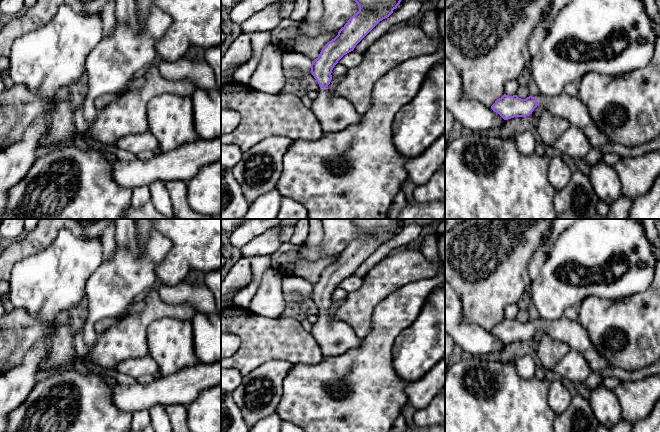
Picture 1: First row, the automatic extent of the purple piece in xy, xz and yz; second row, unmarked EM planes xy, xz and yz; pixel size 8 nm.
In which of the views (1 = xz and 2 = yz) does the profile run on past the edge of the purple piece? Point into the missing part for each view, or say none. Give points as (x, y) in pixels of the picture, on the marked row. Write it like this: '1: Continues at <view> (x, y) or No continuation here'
1: Continues at xz (334, 113)
2: Continues at yz (572, 109)

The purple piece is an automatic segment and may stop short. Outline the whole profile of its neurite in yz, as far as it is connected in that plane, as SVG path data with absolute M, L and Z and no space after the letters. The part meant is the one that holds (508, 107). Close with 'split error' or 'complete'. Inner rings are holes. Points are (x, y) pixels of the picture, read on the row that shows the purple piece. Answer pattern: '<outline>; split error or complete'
M566 93L557 96L539 94L536 98L529 96L521 99L517 95L504 94L497 99L491 109L504 120L514 117L526 117L540 106L554 116L566 119L570 125L580 128L587 136L591 147L599 148L609 142L608 138L595 126L587 107L580 98L572 97Z; split error

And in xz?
M355 0L359 11L354 14L339 30L338 35L329 41L321 50L319 56L312 61L311 73L318 82L320 89L313 99L311 113L321 124L323 133L335 133L358 123L362 114L358 113L353 104L344 97L336 96L327 87L332 80L332 70L338 61L347 53L354 50L356 45L383 19L389 17L397 8L401 0Z; split error

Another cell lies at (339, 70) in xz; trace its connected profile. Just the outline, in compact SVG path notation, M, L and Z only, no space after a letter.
M337 63L333 68L331 75L332 77L344 76L347 73L347 71L348 69L345 66Z

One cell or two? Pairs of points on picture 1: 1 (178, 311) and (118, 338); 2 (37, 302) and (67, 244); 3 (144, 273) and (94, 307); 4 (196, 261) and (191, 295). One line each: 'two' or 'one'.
1: one
2: one
3: one
4: two

